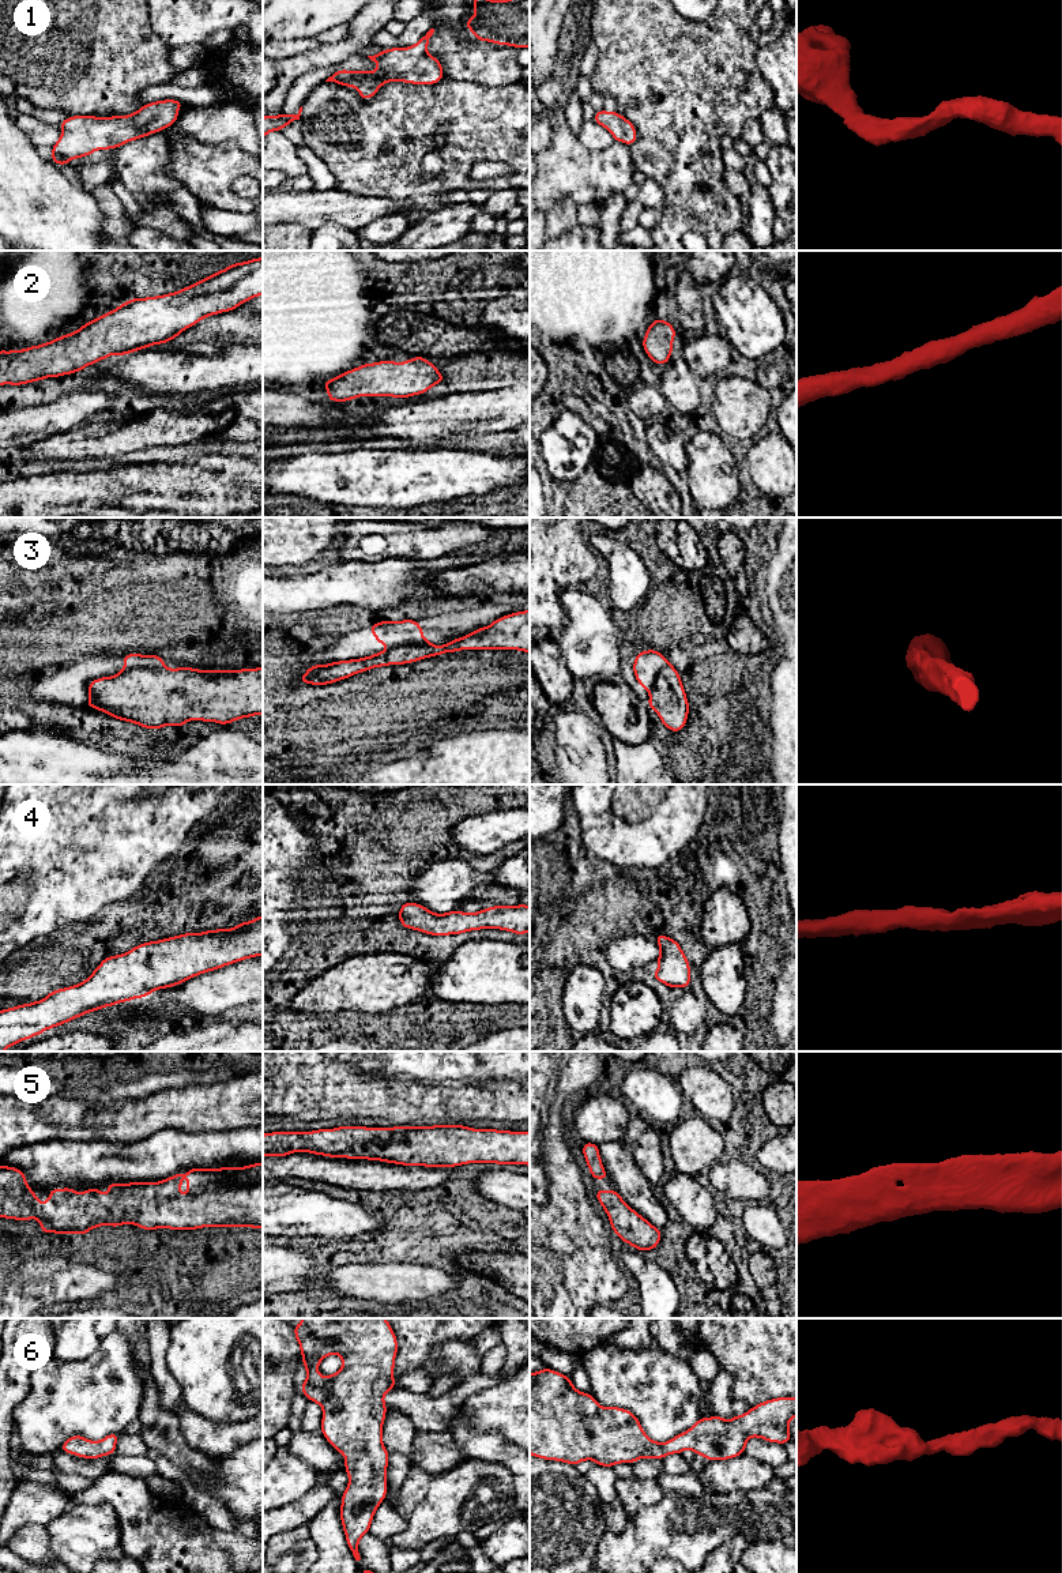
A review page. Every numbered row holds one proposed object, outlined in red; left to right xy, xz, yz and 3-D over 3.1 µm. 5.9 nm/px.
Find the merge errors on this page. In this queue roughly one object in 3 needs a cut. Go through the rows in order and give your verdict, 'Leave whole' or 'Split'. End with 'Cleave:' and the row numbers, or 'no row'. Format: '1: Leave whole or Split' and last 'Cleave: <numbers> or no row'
1: Leave whole
2: Leave whole
3: Split
4: Leave whole
5: Leave whole
6: Leave whole
Cleave: 3

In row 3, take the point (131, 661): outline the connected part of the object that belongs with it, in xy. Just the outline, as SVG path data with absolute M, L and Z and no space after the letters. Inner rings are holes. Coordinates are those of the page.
M124 654L123 670L138 669L138 667L166 667L163 658L159 655L142 655L142 654Z

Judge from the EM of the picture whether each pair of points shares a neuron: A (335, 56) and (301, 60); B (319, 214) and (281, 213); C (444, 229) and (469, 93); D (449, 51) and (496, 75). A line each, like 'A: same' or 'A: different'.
A: same
B: same
C: different
D: same

